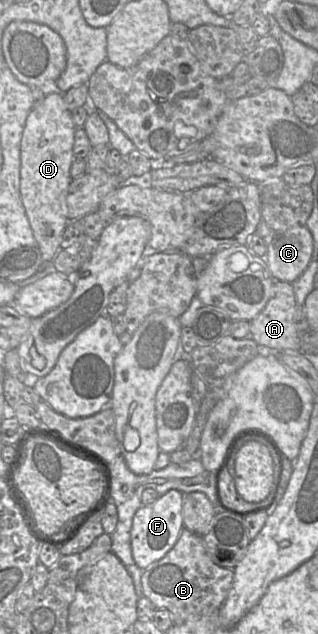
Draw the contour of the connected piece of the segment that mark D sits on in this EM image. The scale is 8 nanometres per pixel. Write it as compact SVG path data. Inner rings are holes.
M48 88L42 103L33 107L29 112L21 138L20 195L34 238L44 261L52 261L61 248L60 244L63 233L69 224L66 197L72 181L70 168L74 160L73 144L75 129L71 112L64 103L63 93Z

